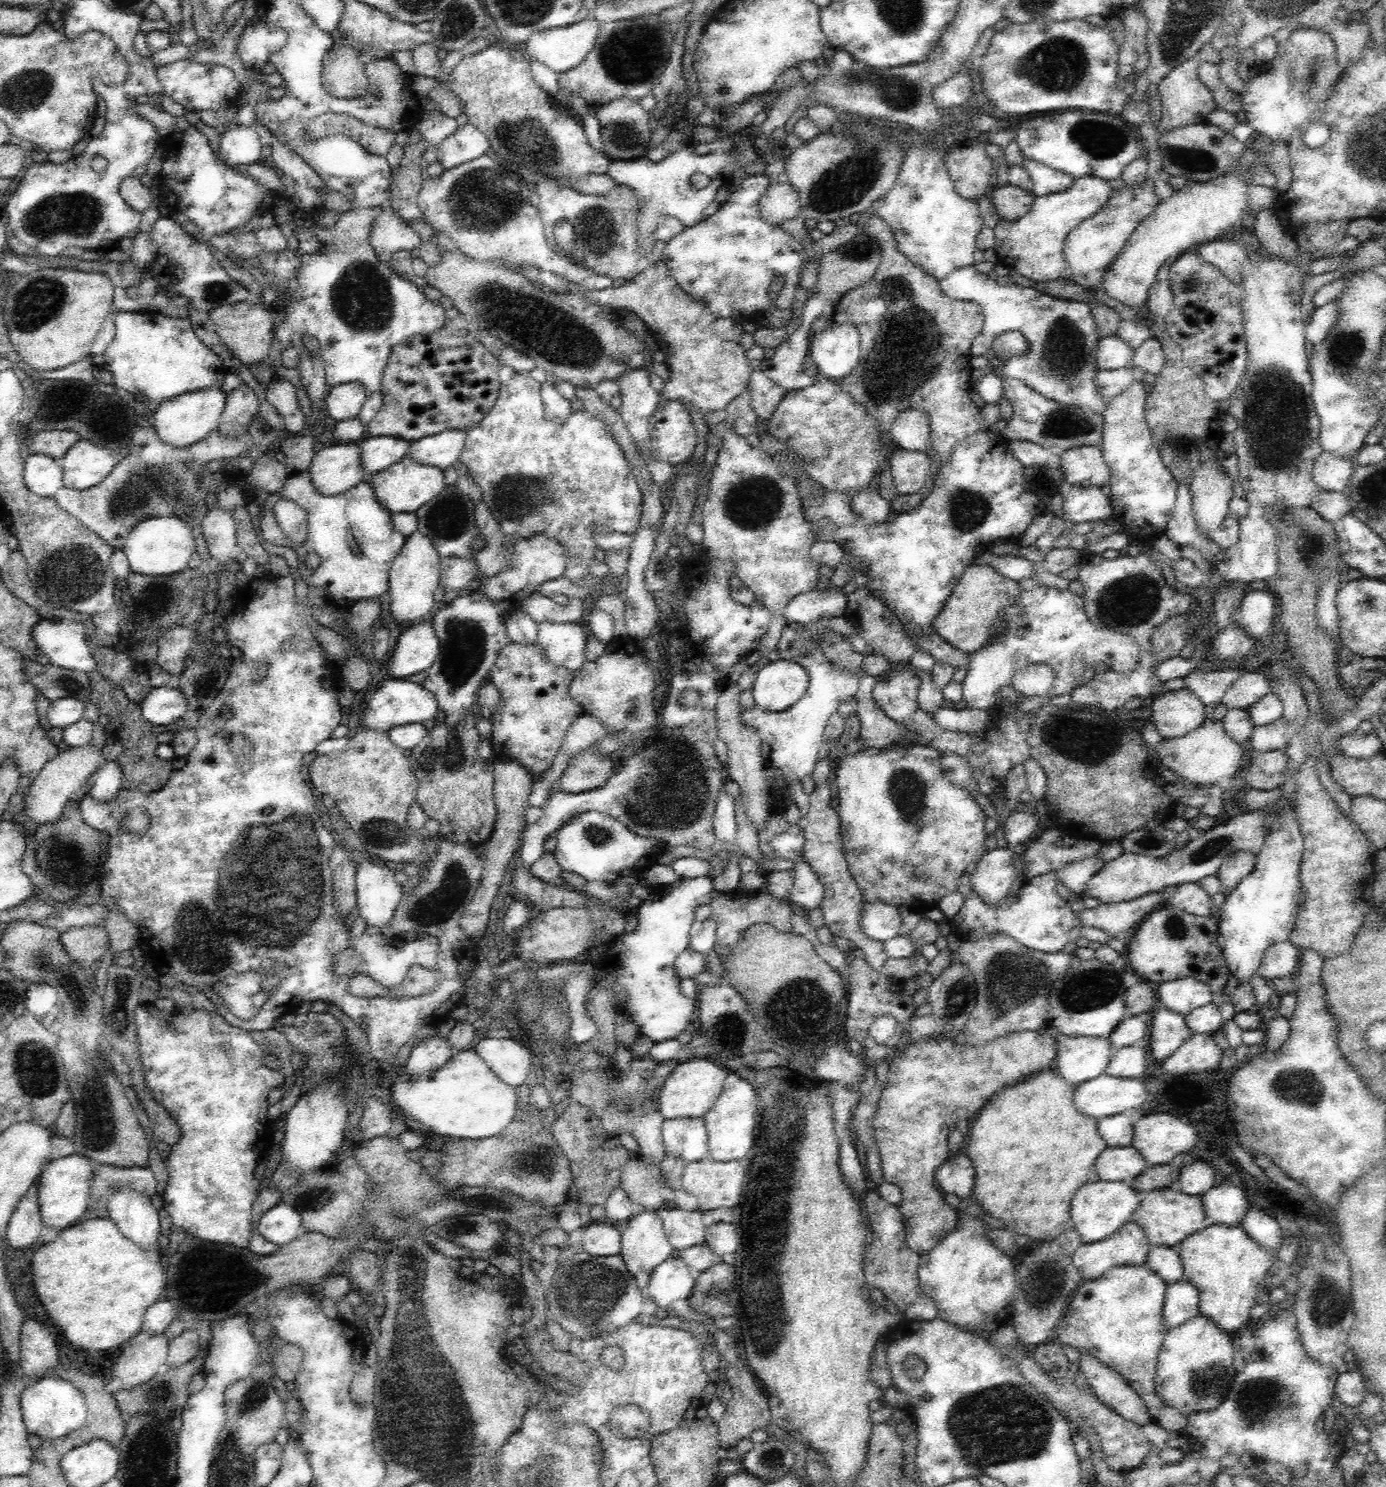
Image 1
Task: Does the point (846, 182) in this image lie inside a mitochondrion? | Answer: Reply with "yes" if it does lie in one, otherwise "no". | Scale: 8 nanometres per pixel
yes

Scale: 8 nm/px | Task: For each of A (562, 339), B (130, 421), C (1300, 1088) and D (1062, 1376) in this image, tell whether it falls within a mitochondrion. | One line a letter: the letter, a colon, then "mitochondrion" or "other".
A: mitochondrion
B: other
C: mitochondrion
D: other

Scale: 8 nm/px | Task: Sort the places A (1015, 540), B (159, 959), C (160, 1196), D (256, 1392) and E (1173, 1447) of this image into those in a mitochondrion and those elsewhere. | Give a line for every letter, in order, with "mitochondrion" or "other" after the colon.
A: other
B: other
C: other
D: mitochondrion
E: other

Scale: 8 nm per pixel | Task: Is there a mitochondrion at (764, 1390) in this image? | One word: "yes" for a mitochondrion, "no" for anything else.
no

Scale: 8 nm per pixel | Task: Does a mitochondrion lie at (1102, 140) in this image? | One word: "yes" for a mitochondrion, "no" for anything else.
yes

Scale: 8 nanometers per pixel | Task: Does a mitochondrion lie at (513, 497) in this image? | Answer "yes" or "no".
yes

